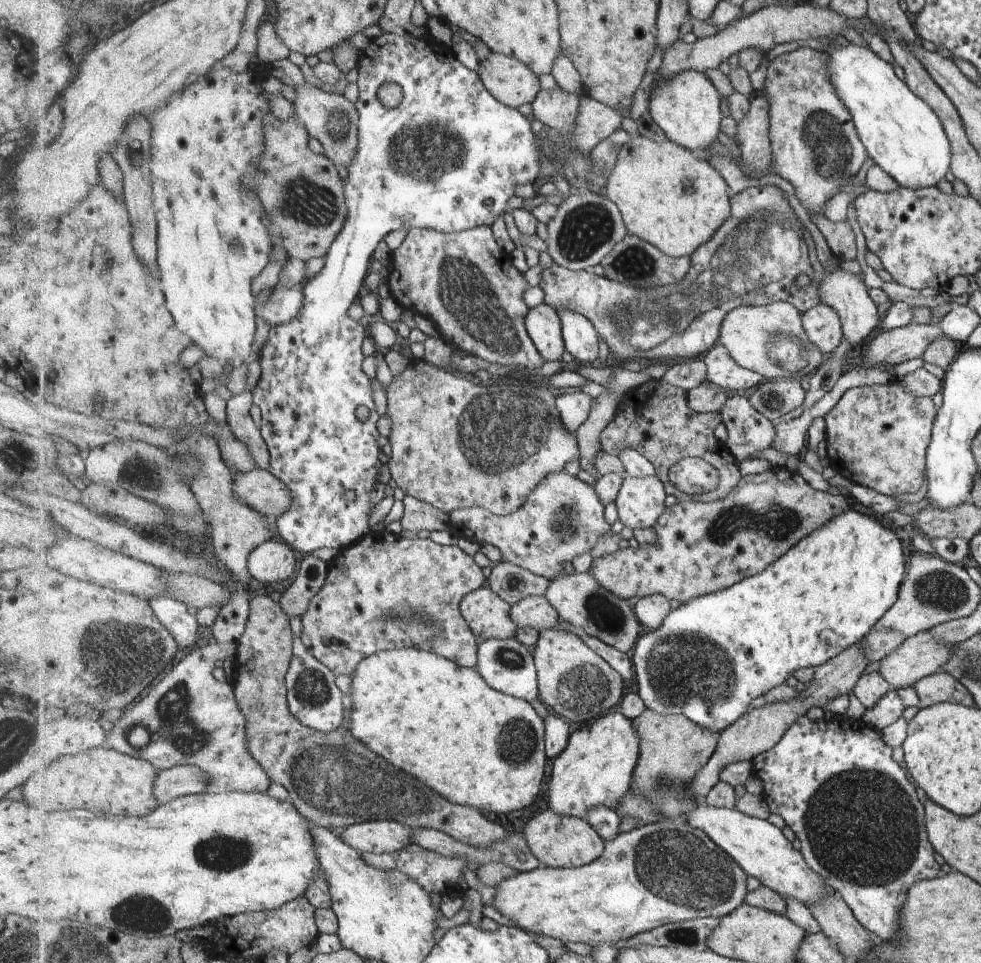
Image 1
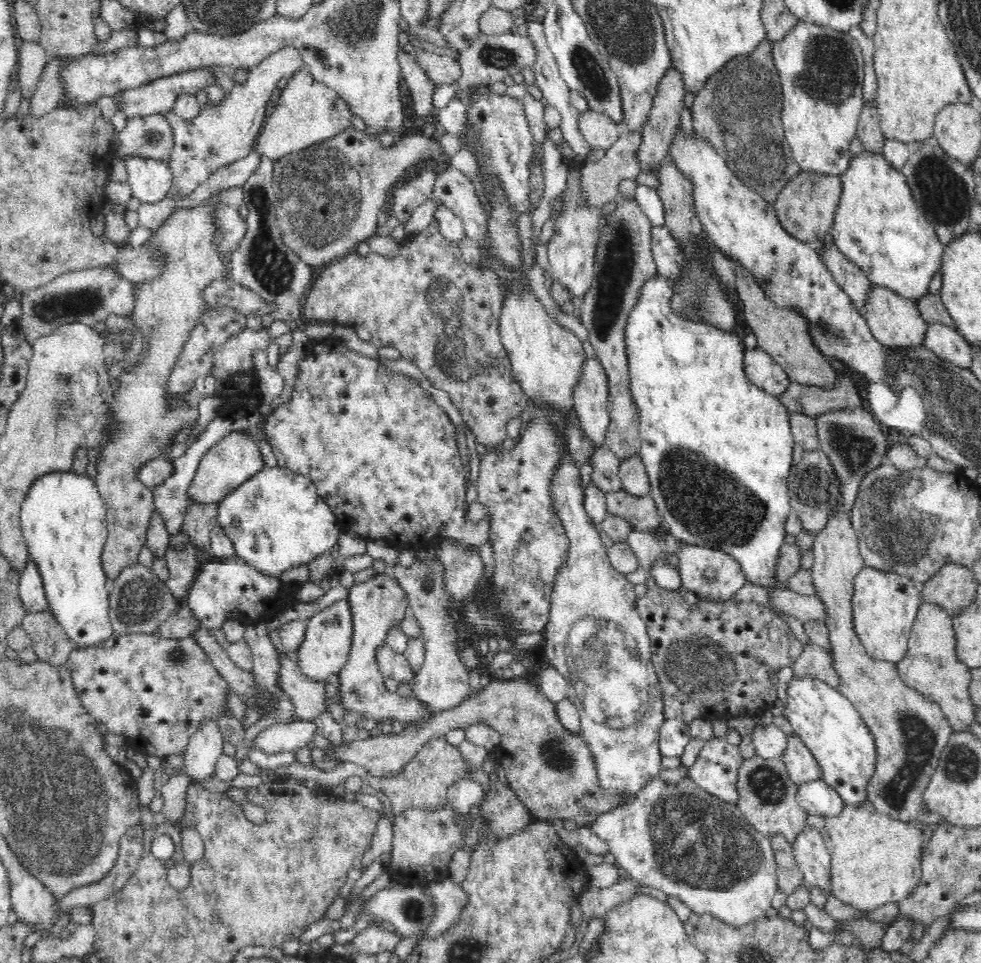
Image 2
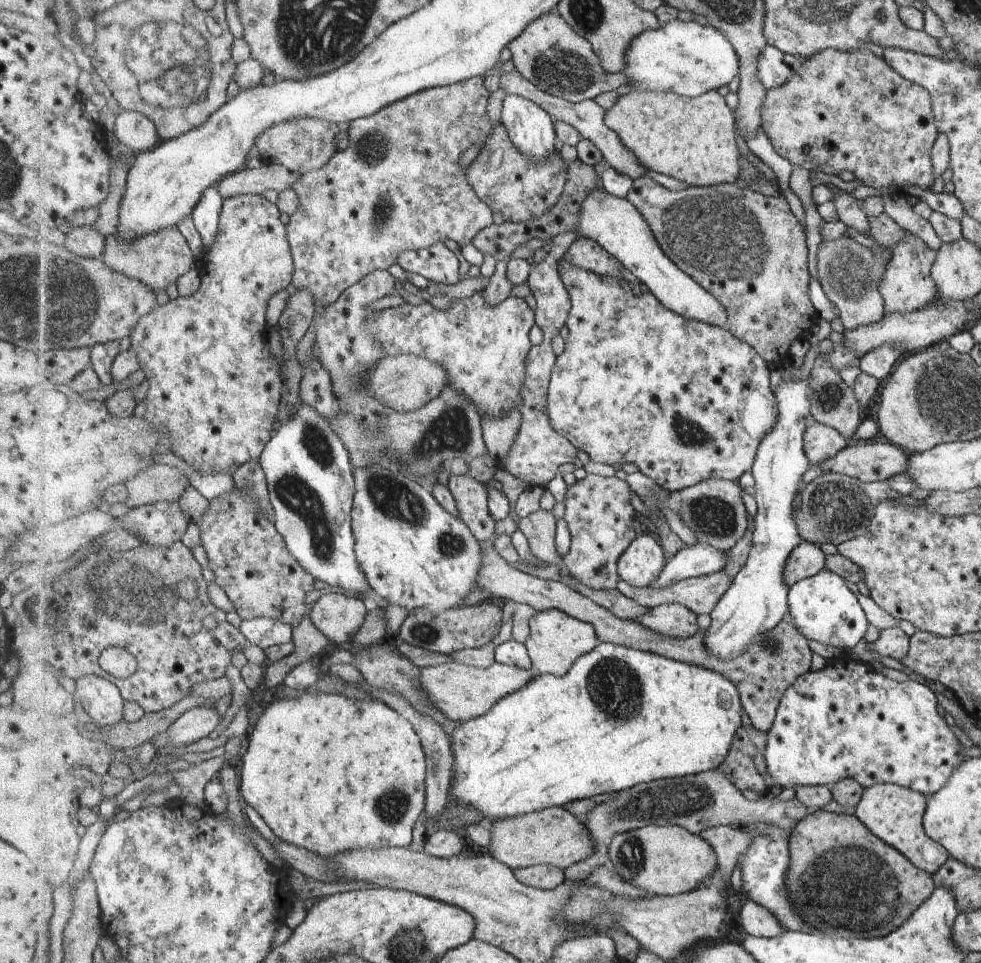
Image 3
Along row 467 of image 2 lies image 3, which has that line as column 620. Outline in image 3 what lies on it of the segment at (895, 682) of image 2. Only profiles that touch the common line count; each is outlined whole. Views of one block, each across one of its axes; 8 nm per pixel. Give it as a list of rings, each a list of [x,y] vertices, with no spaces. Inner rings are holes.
[[[650,825],[621,833],[612,839],[609,850],[614,870],[651,896],[696,890],[719,870],[713,846],[681,825]]]

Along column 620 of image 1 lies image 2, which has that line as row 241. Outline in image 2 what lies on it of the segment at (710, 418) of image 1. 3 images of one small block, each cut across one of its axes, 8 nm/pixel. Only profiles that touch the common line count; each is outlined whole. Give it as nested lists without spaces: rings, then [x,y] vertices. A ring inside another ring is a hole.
[[[432,222],[426,230],[404,238],[394,260],[386,260],[373,252],[360,256],[353,251],[330,262],[328,268],[312,280],[308,296],[300,307],[303,322],[353,328],[364,326],[377,347],[397,348],[402,357],[418,366],[432,386],[450,395],[464,422],[476,436],[476,442],[493,448],[508,437],[507,423],[520,416],[520,409],[532,402],[520,381],[514,377],[508,351],[500,339],[500,316],[504,304],[506,291],[497,274],[481,265],[466,262],[459,245],[444,238]]]

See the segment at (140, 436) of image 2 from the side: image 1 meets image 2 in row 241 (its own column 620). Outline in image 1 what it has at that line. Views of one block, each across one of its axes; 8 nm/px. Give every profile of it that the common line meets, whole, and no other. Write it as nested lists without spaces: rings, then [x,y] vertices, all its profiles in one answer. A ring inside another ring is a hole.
[[[640,134],[621,146],[606,196],[619,207],[629,233],[657,246],[666,255],[683,258],[692,256],[701,244],[707,244],[732,216],[729,188],[725,178],[707,160],[702,160],[699,153],[669,139],[657,142]]]

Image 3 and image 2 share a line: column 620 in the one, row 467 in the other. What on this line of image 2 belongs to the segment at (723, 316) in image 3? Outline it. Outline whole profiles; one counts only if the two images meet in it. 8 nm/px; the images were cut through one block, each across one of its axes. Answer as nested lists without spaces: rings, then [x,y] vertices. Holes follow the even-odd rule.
[[[231,432],[220,442],[212,445],[199,463],[192,482],[185,490],[185,502],[192,504],[219,504],[240,483],[246,482],[264,466],[262,454],[256,441],[246,437],[244,432]]]

